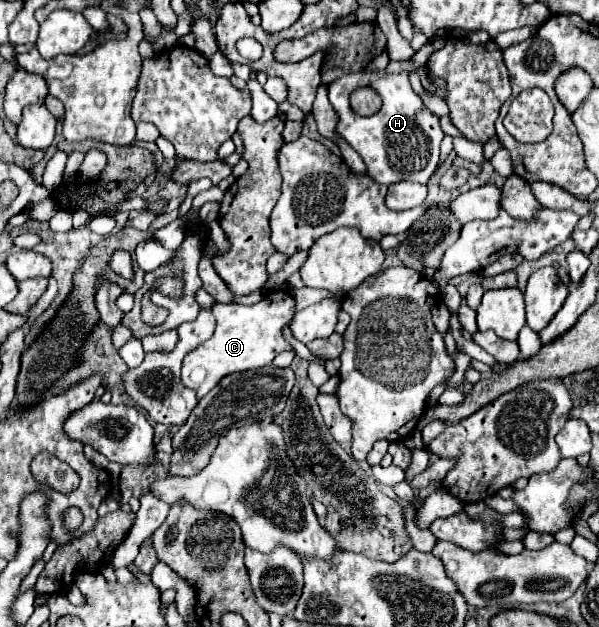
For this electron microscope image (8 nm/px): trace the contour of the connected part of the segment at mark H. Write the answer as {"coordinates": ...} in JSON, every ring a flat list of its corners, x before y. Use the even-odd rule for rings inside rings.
{"coordinates":[[368,71,350,73,328,85,328,97,338,113,336,135,340,135,356,153,364,159,368,167,368,175,380,185,392,185,398,181,416,181,428,183,430,175,438,165,440,141,444,137,440,129,438,117,426,109,424,101,414,93,410,85,410,77,406,71,402,73,386,73,386,71],[358,87,372,87,382,95,382,109,372,117,360,117,350,109,348,97]]}

